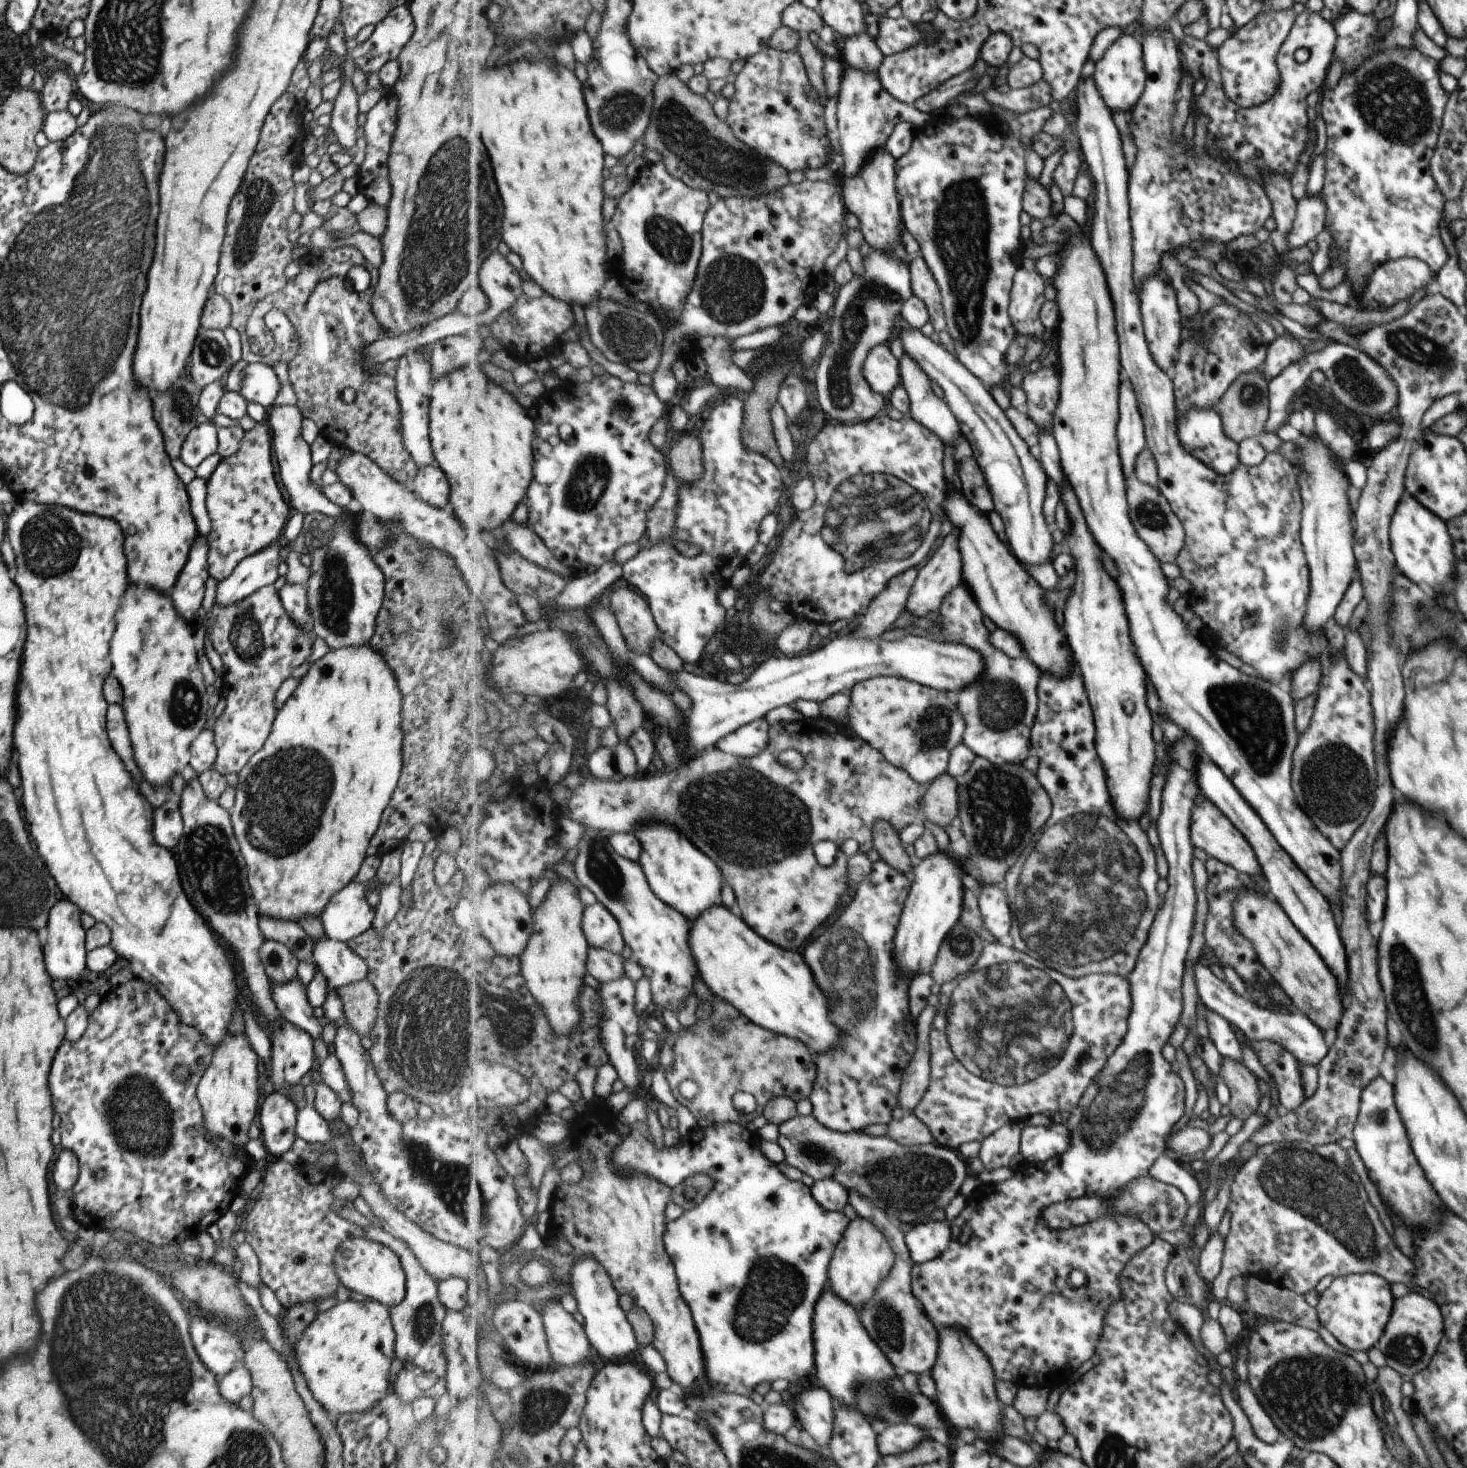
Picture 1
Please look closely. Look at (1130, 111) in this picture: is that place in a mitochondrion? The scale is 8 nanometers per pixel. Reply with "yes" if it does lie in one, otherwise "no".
no

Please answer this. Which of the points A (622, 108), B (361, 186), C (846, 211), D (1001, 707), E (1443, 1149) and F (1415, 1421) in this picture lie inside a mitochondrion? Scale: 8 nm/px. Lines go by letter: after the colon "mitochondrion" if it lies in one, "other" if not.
A: mitochondrion
B: other
C: other
D: mitochondrion
E: mitochondrion
F: other

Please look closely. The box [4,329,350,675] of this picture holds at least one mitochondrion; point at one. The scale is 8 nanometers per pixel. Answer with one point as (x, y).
(50, 543)

